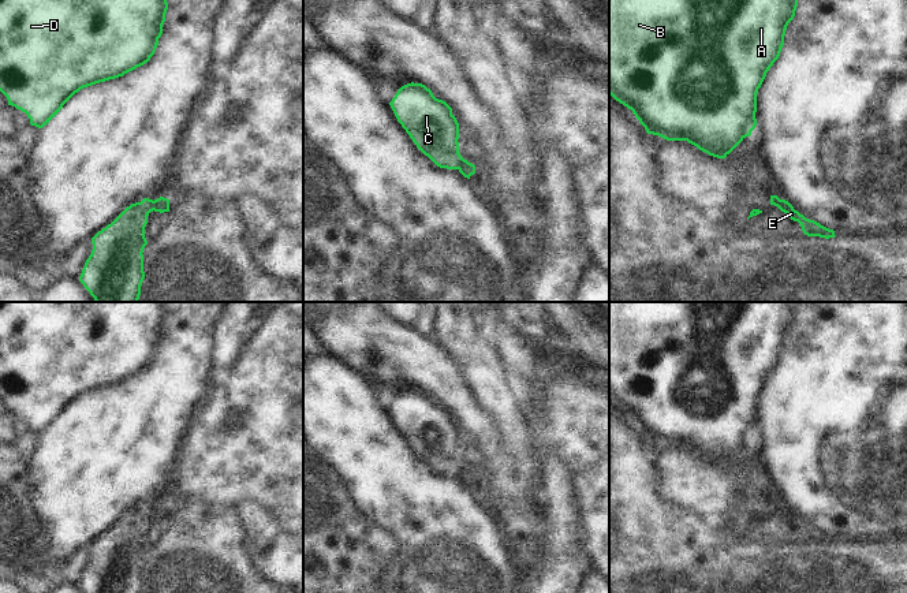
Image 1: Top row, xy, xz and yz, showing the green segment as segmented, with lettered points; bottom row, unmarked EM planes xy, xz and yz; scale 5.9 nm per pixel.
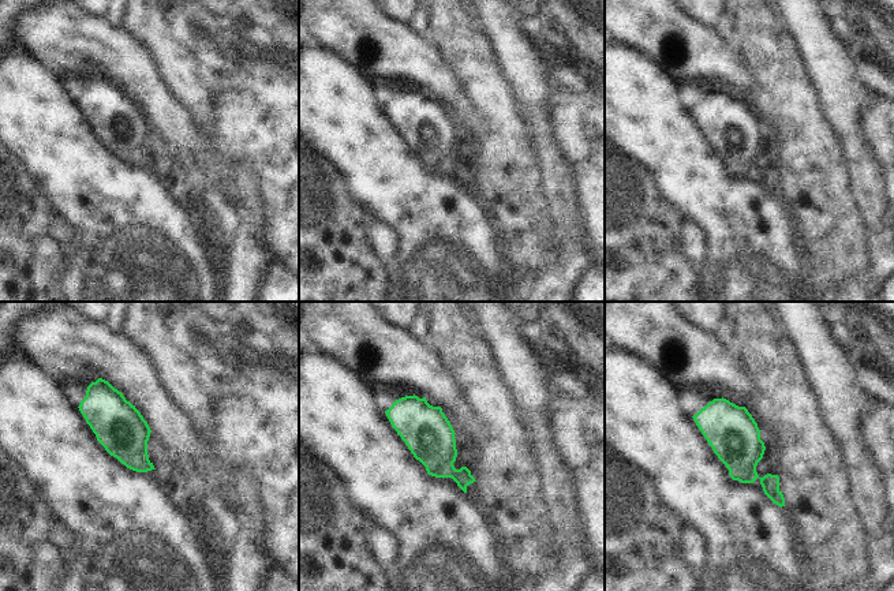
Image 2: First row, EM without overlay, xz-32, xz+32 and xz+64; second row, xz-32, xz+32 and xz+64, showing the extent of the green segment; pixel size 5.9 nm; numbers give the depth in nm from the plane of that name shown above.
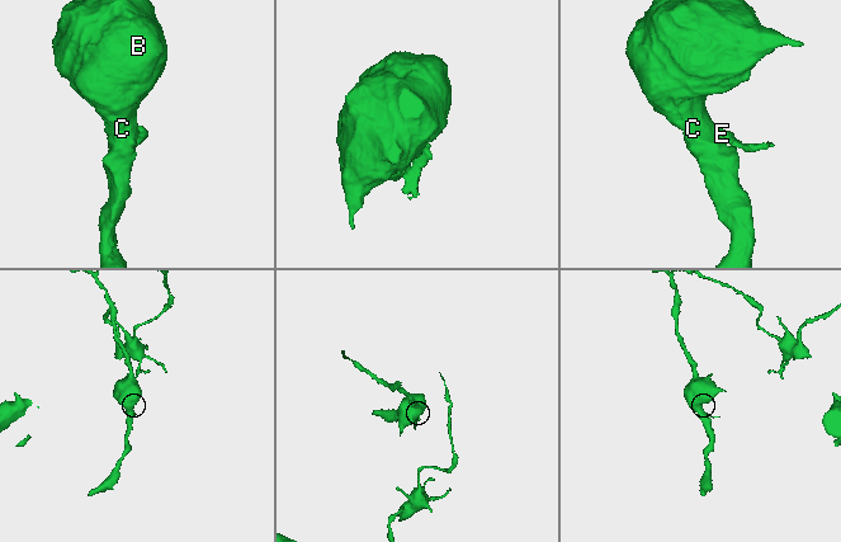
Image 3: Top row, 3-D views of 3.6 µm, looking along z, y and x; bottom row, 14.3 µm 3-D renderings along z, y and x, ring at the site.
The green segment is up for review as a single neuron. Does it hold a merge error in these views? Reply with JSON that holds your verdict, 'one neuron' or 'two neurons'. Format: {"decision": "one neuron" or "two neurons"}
{"decision": "two neurons"}

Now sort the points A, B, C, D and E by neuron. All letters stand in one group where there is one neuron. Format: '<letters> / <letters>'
A B C D / E

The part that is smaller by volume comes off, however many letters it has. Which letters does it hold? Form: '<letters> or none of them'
E

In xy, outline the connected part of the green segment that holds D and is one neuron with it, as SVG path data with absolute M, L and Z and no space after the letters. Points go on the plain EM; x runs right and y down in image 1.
M0 302L0 398L38 435L81 395L123 383L154 361L168 302Z

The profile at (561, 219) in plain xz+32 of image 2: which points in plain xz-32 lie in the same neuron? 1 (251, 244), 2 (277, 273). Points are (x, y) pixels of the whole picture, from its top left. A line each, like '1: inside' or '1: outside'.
1: inside
2: outside

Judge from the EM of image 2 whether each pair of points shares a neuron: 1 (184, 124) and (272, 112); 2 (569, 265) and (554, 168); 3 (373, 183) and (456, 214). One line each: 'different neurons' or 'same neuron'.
1: same neuron
2: same neuron
3: same neuron

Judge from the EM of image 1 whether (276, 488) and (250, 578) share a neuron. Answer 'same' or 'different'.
different

